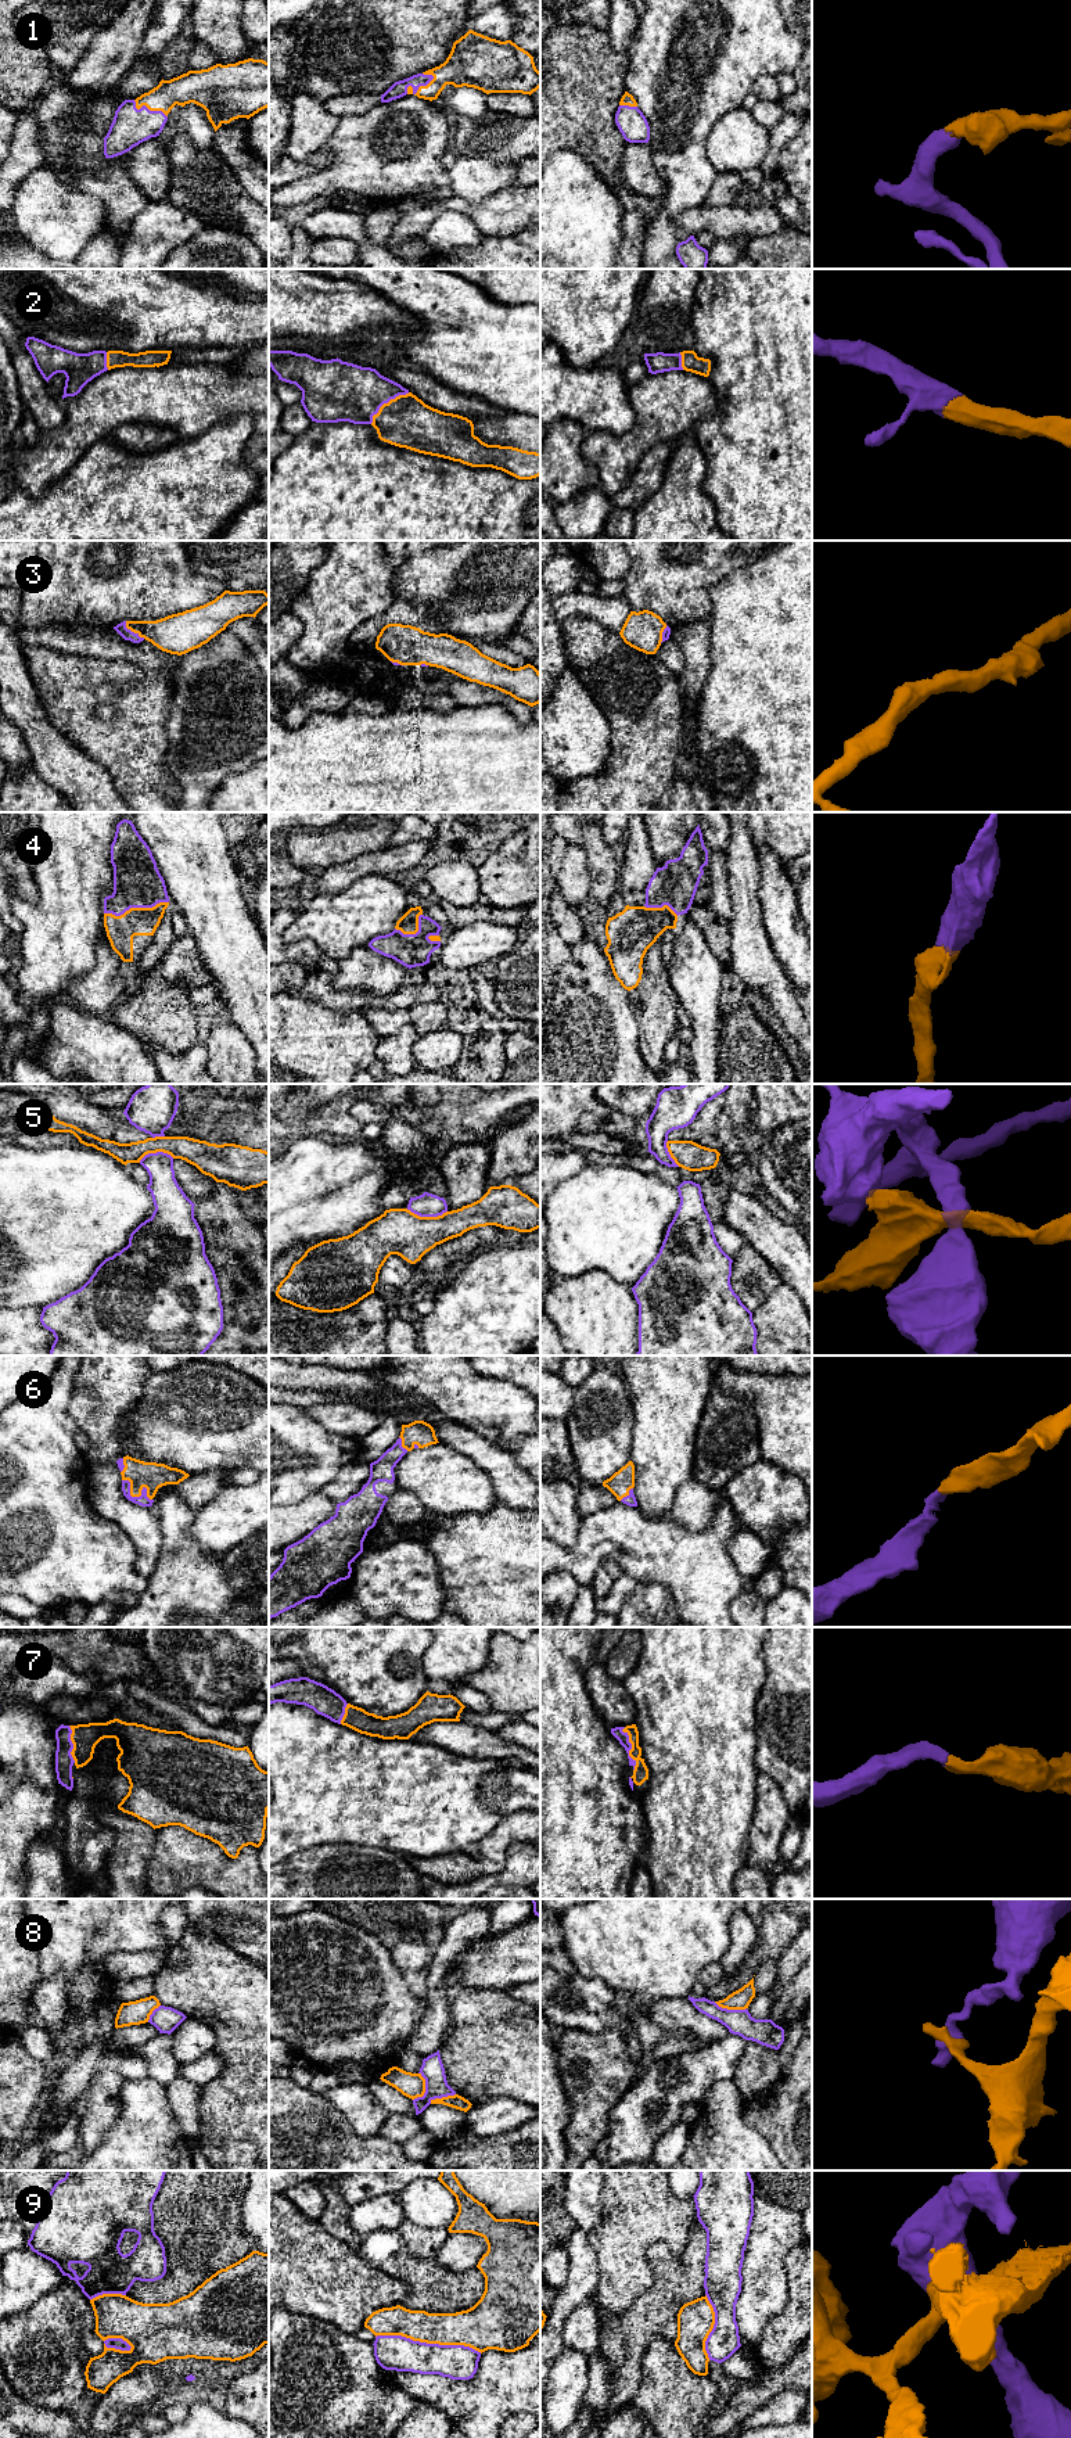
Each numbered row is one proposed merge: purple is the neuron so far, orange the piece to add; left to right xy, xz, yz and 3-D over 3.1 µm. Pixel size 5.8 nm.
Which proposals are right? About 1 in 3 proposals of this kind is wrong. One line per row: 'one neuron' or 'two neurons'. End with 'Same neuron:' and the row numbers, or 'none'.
1: one neuron
2: one neuron
3: one neuron
4: one neuron
5: two neurons
6: one neuron
7: one neuron
8: two neurons
9: one neuron
Same neuron: 1, 2, 3, 4, 6, 7, 9

